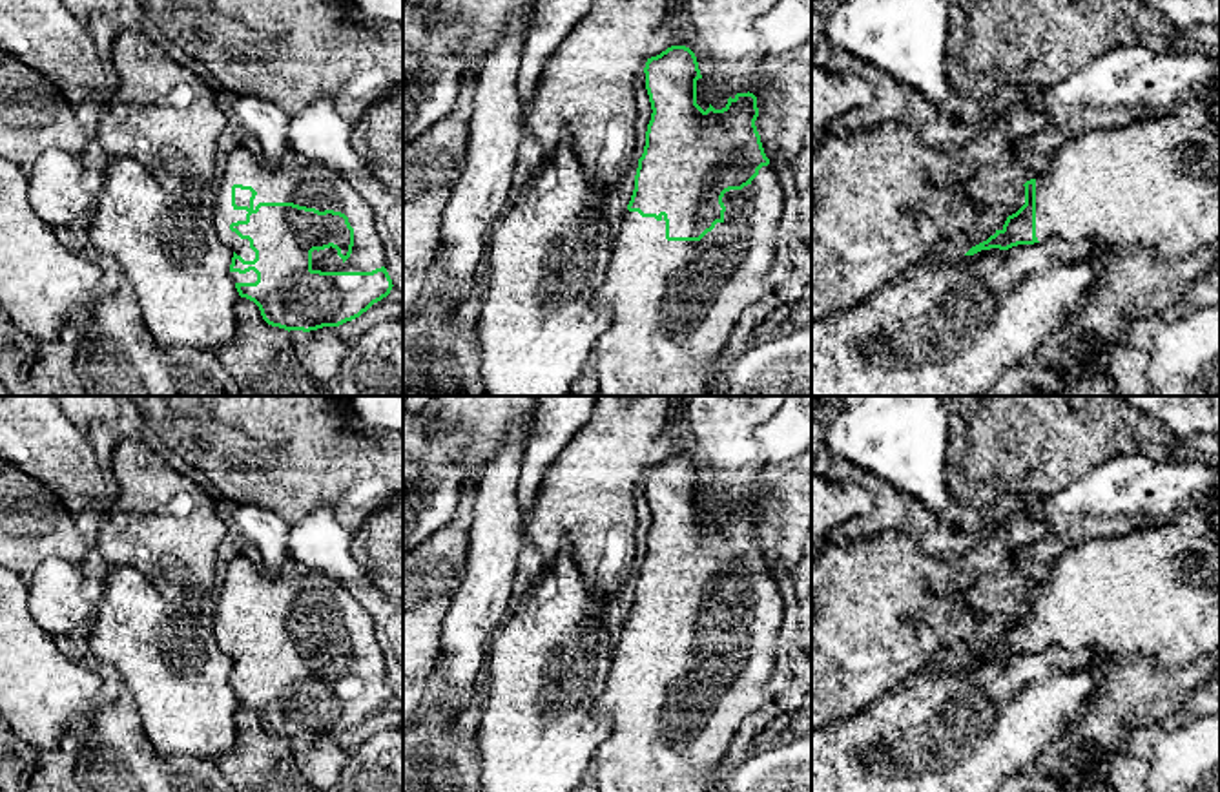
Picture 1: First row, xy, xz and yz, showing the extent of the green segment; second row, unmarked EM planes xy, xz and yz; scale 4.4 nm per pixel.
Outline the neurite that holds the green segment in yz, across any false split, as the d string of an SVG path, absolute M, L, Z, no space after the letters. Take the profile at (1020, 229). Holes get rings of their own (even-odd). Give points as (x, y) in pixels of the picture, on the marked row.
M1196 93L1167 115L1136 115L1127 126L1063 142L1047 157L1043 173L1023 186L1025 204L965 255L1060 235L1070 243L1092 243L1092 255L1103 263L1131 248L1149 248L1165 261L1182 259L1220 239L1220 126Z

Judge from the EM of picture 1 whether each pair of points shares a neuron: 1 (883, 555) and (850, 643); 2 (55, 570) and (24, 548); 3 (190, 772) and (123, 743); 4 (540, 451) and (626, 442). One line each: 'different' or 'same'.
1: same
2: different
3: same
4: different

